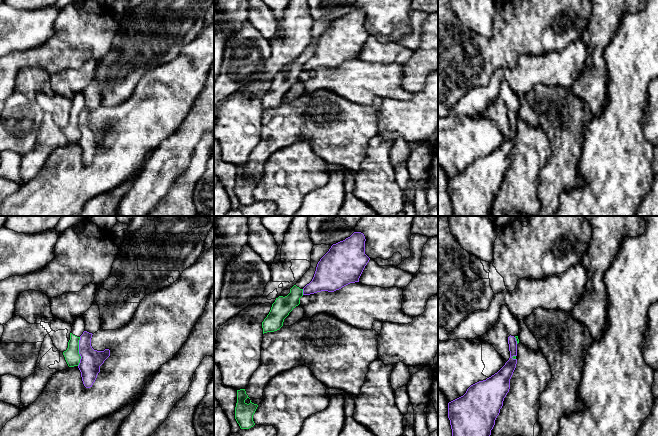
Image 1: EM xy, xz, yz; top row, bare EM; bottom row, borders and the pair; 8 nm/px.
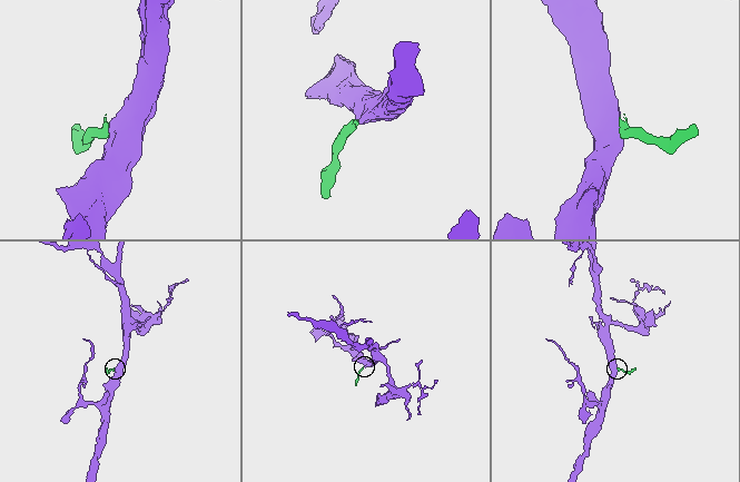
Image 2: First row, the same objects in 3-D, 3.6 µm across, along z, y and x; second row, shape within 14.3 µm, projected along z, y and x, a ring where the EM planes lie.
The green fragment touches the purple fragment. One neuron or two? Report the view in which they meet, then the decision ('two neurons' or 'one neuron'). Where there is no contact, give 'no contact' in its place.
meets green in xy; two neurons

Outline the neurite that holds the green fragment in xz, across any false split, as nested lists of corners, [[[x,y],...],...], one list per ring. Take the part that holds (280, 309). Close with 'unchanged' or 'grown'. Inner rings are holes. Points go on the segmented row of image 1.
[[[326,244],[313,246],[309,270],[290,289],[290,293],[287,296],[276,298],[269,314],[262,322],[263,334],[277,331],[283,326],[284,319],[300,304],[300,298],[303,296],[303,288],[312,281],[318,262],[329,251],[331,246]]]; grown

